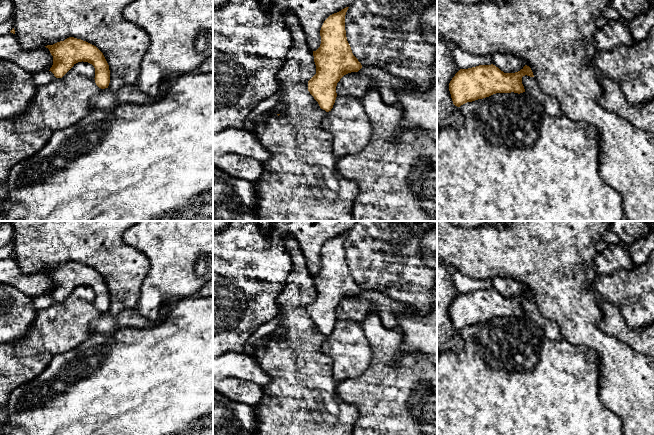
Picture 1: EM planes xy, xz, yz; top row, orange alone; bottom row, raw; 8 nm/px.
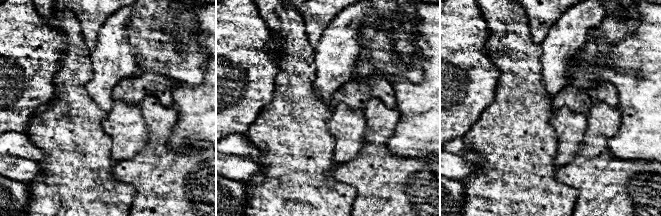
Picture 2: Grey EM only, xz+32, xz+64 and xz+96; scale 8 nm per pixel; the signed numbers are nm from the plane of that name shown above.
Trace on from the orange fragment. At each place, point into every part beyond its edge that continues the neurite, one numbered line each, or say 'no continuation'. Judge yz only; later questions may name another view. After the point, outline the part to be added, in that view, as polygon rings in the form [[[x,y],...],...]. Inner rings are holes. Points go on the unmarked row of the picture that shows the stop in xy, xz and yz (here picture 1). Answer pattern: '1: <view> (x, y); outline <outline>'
no continuation

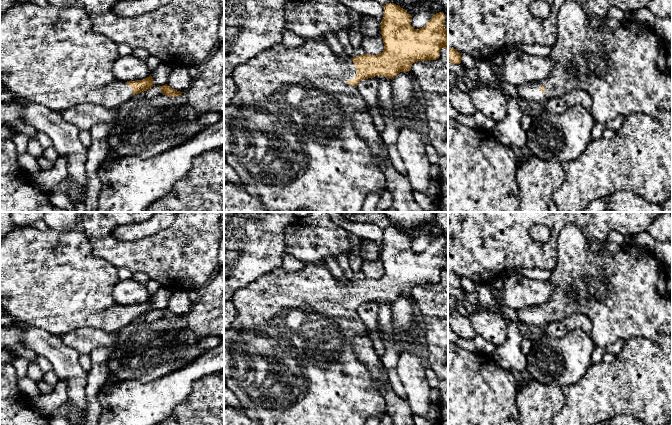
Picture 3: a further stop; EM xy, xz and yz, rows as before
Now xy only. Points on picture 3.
1: xy (50, 280); outline [[[33,226],[15,227],[0,243],[0,305],[10,316],[57,337],[83,327],[112,333],[133,323],[132,312],[113,298],[113,289],[119,281],[118,269],[95,257],[89,239],[77,229],[63,232],[51,228],[41,231]]]

